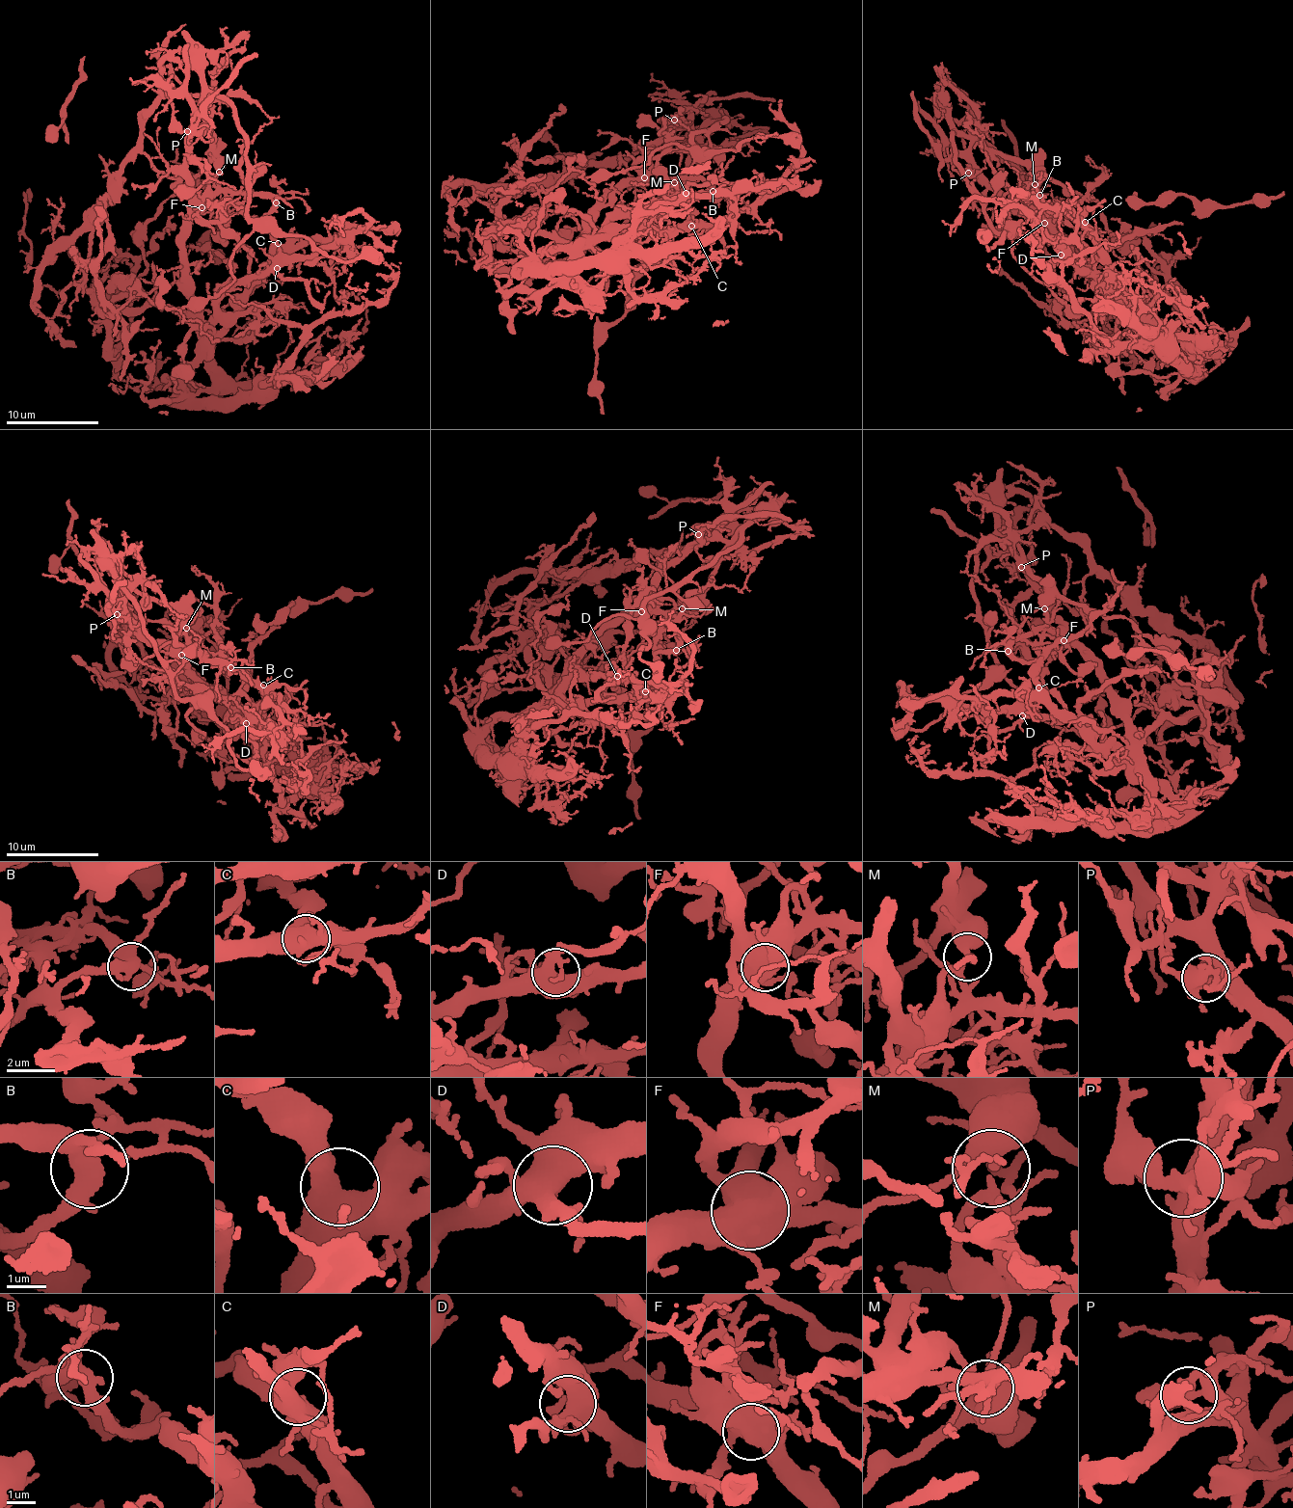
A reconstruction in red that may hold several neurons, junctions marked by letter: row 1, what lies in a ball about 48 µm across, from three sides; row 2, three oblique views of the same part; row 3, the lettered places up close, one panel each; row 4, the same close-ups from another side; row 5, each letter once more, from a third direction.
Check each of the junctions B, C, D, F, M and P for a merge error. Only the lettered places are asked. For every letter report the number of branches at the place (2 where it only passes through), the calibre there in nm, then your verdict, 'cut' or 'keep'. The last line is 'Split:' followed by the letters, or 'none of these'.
B: 4 | 440 nm | cut
C: 2 | 650 nm | keep
D: 4 | 480 nm | keep
F: 2 | 700 nm | cut
M: 4 | 320 nm | cut
P: 4 | 380 nm | cut
Split: B, F, M, P

